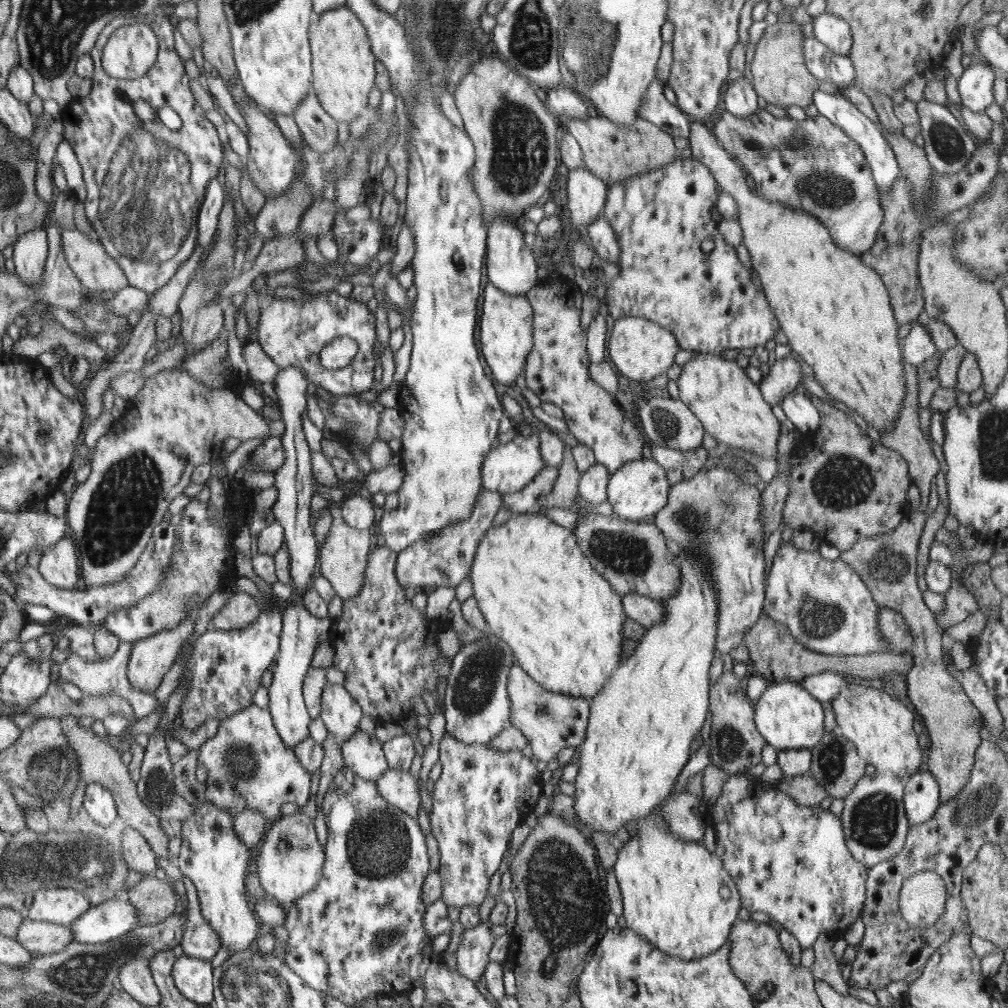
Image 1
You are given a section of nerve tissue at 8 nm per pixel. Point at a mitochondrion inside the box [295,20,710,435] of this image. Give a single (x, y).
(519, 142)

